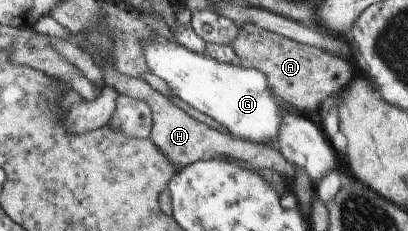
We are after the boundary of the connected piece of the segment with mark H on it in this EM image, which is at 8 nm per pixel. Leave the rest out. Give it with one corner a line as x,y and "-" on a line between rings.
103,62
100,69
105,86
110,86
117,94
143,100
149,106
151,118
153,119
151,132
148,136
149,140
155,143
157,150
163,152
165,158
175,166
175,170
179,170
195,161
210,161
211,159
219,159
221,156
227,156
231,160
245,162
245,164
249,164
255,170
265,170
267,168
267,170
279,172
288,182
288,190
291,190
294,166
288,160
285,160
283,155
277,152
277,150
273,150
265,145
251,144
251,142
213,130
213,128
188,116
175,104
171,104
166,97
153,90
142,79
121,76
109,62

